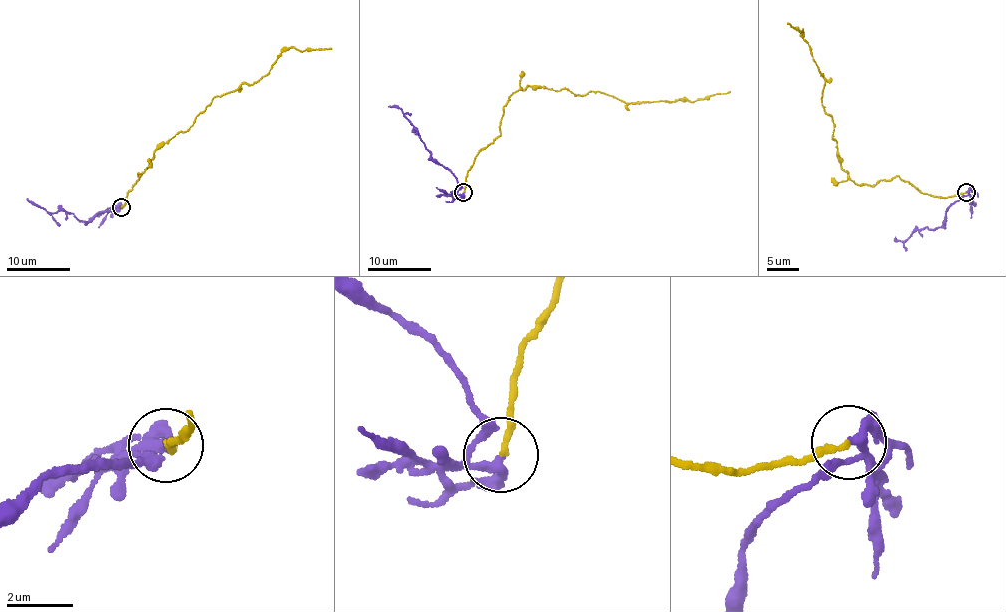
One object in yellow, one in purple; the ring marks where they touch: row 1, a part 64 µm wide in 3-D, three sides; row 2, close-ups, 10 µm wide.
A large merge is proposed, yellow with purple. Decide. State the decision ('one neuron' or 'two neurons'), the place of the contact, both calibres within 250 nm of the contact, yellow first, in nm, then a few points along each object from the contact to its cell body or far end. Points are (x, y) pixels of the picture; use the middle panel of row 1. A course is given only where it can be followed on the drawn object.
two neurons; place (463, 192); calibres 170 and 220 nm; course yellow (463, 193), (511, 95), (527, 86), (632, 103), (729, 91); course purple (463, 193), (458, 191), (456, 178), (430, 156), (417, 128), (400, 109), (389, 106)

